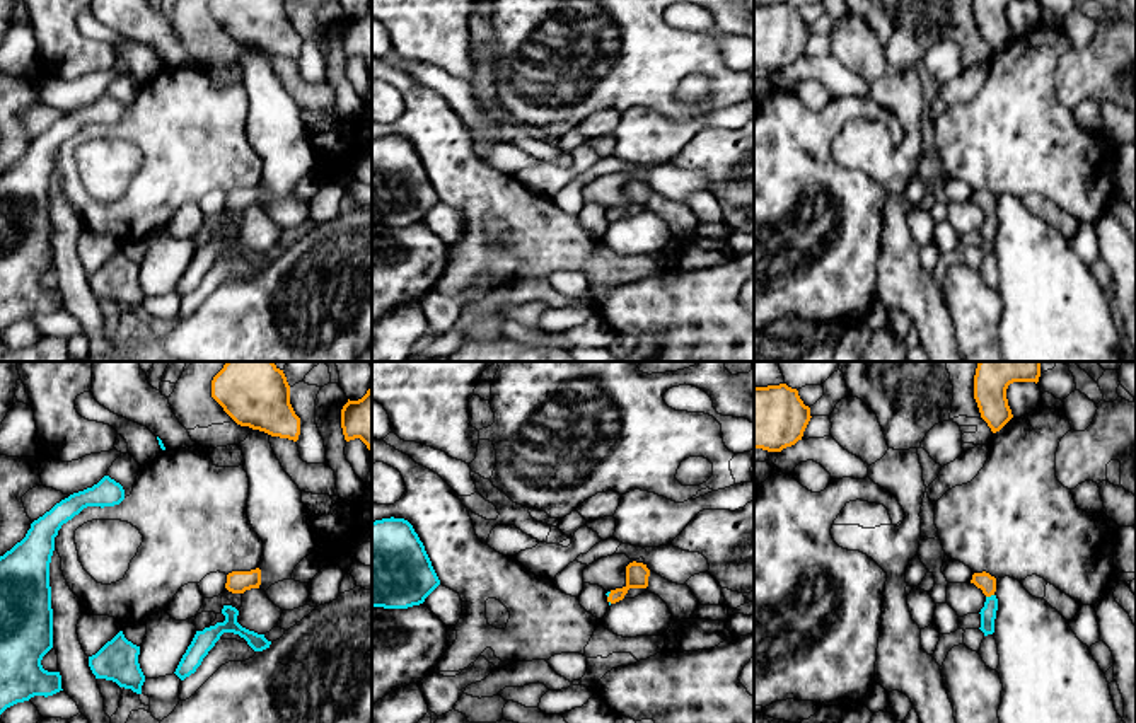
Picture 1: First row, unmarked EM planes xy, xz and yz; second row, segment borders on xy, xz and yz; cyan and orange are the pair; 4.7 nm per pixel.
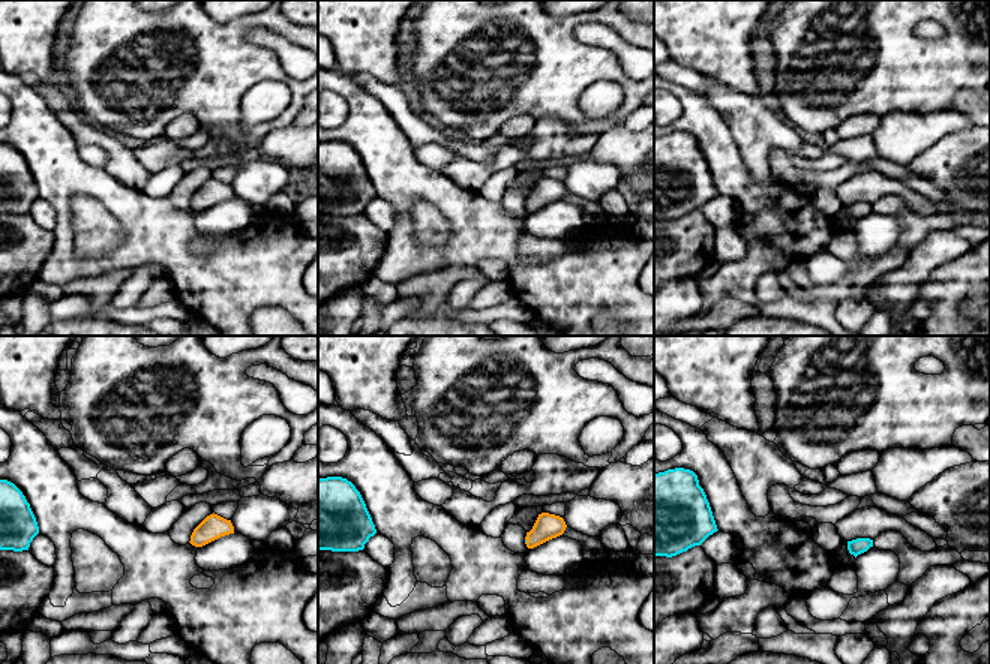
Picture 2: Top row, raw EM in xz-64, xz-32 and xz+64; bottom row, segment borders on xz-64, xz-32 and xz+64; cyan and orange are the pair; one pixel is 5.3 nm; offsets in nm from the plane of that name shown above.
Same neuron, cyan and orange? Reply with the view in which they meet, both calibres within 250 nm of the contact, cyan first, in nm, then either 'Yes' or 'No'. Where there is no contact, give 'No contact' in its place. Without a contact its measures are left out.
Touches cyan in yz. Thickness 80 nm (cyan) against 80 nm. No

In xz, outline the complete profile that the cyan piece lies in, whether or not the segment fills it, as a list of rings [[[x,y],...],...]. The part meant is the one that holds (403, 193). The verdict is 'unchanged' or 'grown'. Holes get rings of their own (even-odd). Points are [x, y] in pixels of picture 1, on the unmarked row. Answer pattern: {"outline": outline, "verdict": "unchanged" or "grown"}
{"outline": [[[408,138],[372,140],[372,225],[420,223],[438,203],[425,164]]], "verdict": "unchanged"}

